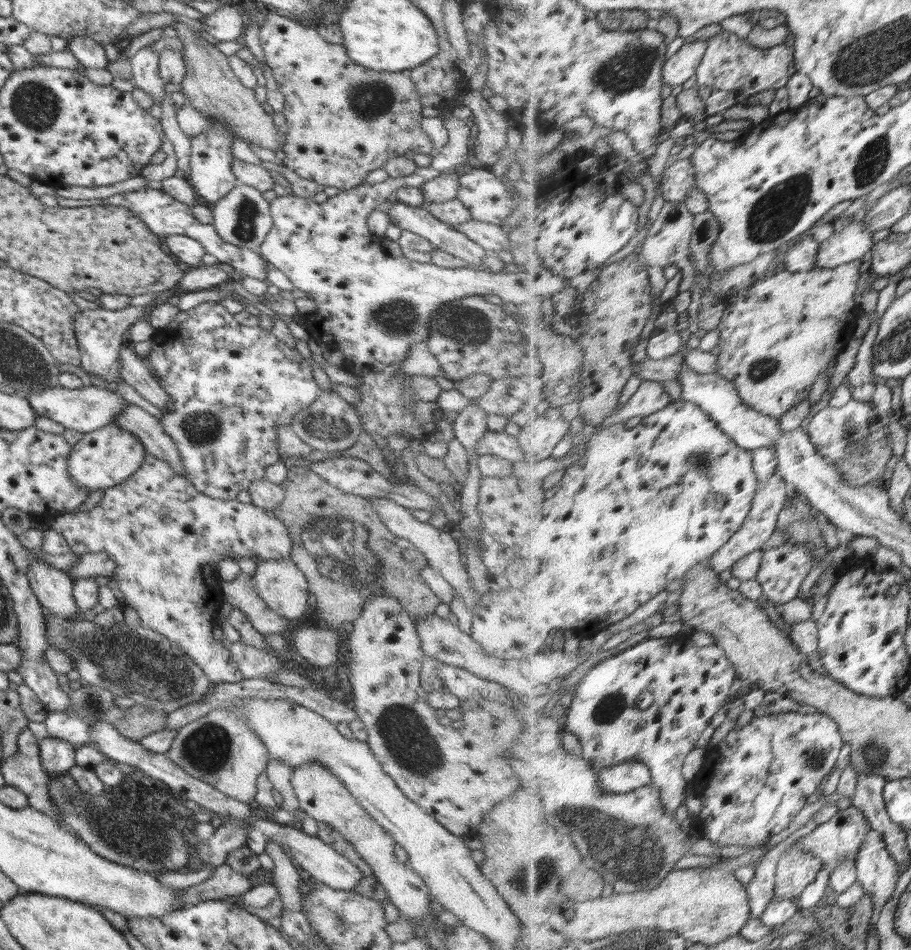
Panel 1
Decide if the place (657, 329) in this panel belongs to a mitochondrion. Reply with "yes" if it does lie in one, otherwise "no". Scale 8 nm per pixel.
no

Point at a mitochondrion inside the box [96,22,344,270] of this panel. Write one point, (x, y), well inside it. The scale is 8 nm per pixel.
(247, 215)

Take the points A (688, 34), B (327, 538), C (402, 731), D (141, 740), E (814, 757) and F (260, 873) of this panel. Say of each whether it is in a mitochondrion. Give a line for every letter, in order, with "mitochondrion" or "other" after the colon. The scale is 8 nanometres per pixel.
A: other
B: mitochondrion
C: mitochondrion
D: other
E: mitochondrion
F: other

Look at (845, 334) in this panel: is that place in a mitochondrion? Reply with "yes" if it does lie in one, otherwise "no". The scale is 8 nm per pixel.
no

